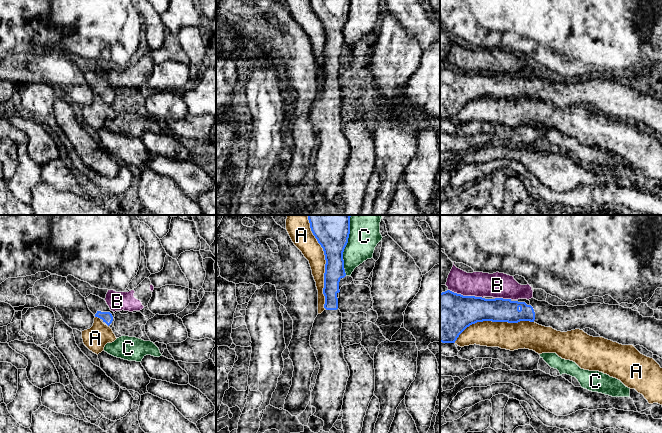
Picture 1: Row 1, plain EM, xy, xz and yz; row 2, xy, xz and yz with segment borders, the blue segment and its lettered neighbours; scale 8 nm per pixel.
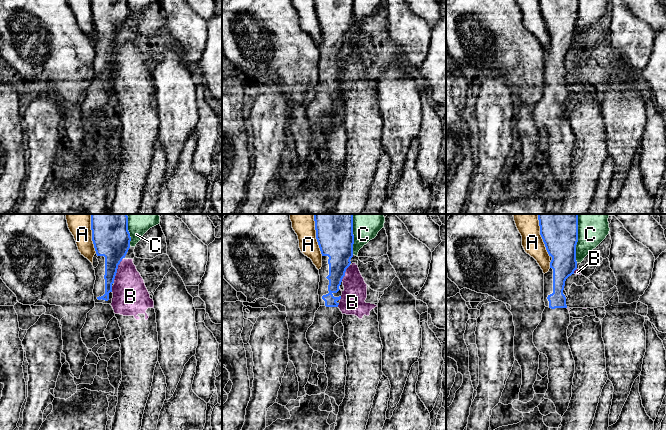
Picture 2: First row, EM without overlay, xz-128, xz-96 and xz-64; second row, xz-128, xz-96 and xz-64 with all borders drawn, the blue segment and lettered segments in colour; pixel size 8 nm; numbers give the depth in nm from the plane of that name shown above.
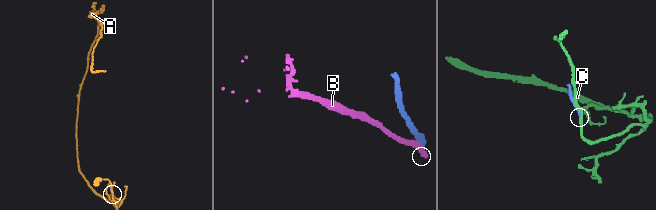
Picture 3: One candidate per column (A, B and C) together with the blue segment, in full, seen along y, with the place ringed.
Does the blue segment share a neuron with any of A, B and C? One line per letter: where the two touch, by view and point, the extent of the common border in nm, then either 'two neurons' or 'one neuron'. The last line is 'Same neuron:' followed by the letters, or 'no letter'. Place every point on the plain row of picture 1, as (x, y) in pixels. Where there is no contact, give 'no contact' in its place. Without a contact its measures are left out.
A: meets blue in xz at (325, 42); contact 700 nm long; two neurons
B: meets blue in yz at (465, 72); contact 280 nm long; two neurons
C: meets blue in xz at (343, 26); contact 420 nm long; two neurons
Same neuron: no letter

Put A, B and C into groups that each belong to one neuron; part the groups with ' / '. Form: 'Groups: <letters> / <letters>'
Groups: A / B / C

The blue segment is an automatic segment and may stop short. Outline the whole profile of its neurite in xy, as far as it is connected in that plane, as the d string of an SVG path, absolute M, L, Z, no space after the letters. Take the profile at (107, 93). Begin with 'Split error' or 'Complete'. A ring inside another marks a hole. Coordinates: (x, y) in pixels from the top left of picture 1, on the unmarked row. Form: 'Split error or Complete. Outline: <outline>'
Split error. Outline: M90 70L85 74L85 76L89 86L94 90L94 92L100 94L105 101L112 105L115 97L115 90L110 86L106 77L93 70Z

